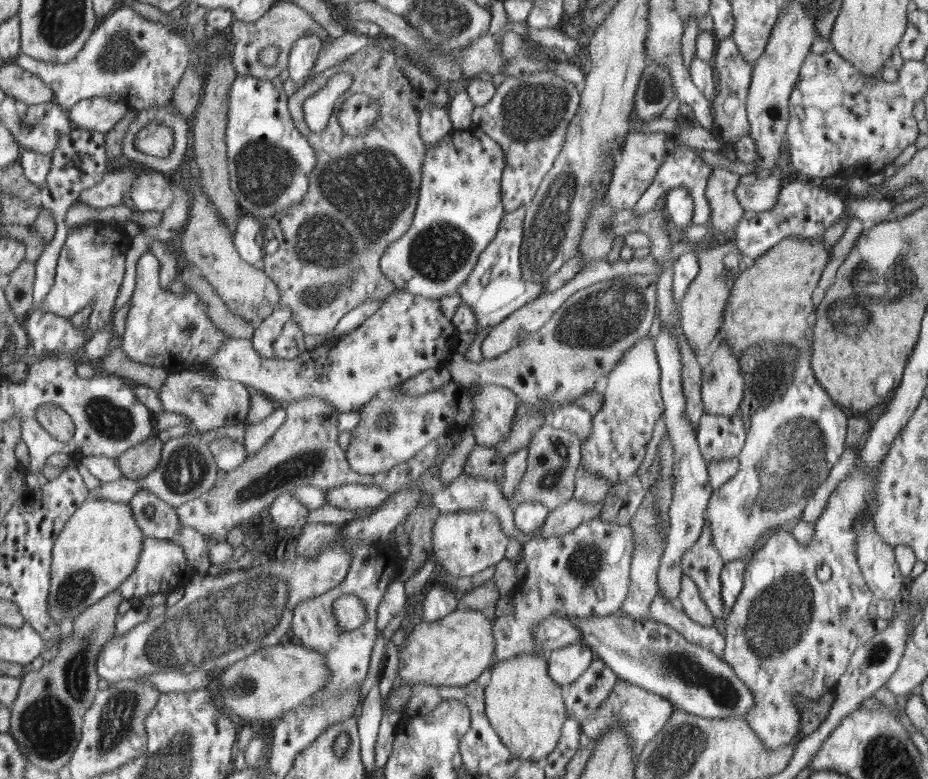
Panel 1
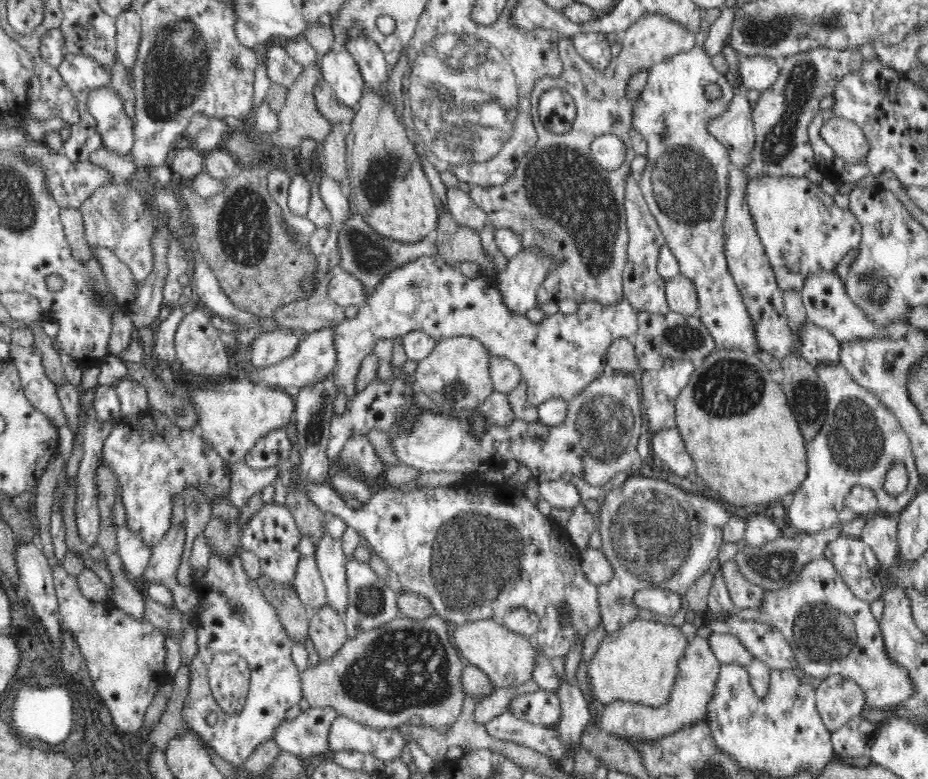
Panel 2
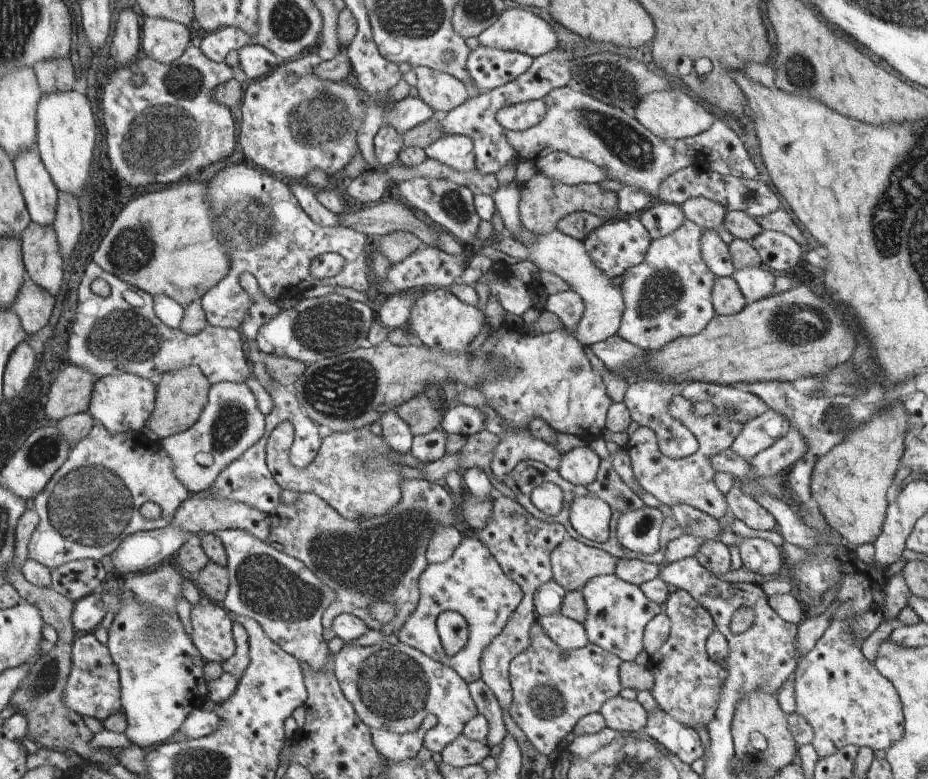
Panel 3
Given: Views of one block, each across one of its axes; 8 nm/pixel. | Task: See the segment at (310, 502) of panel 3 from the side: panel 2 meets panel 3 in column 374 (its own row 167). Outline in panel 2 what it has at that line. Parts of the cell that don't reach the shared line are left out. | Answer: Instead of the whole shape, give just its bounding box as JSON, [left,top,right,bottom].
[469,14,696,309]

